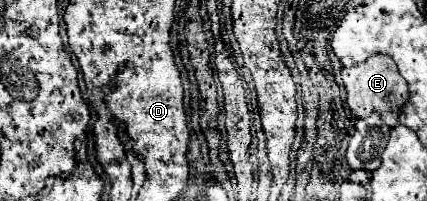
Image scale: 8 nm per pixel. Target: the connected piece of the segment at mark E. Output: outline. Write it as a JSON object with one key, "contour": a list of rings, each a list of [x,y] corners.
{"contour":[[[371,56],[367,62],[351,68],[343,68],[341,80],[347,90],[347,106],[355,118],[367,118],[373,112],[381,114],[381,120],[393,128],[399,118],[399,108],[407,102],[407,82],[401,78],[393,58],[389,56]]]}

